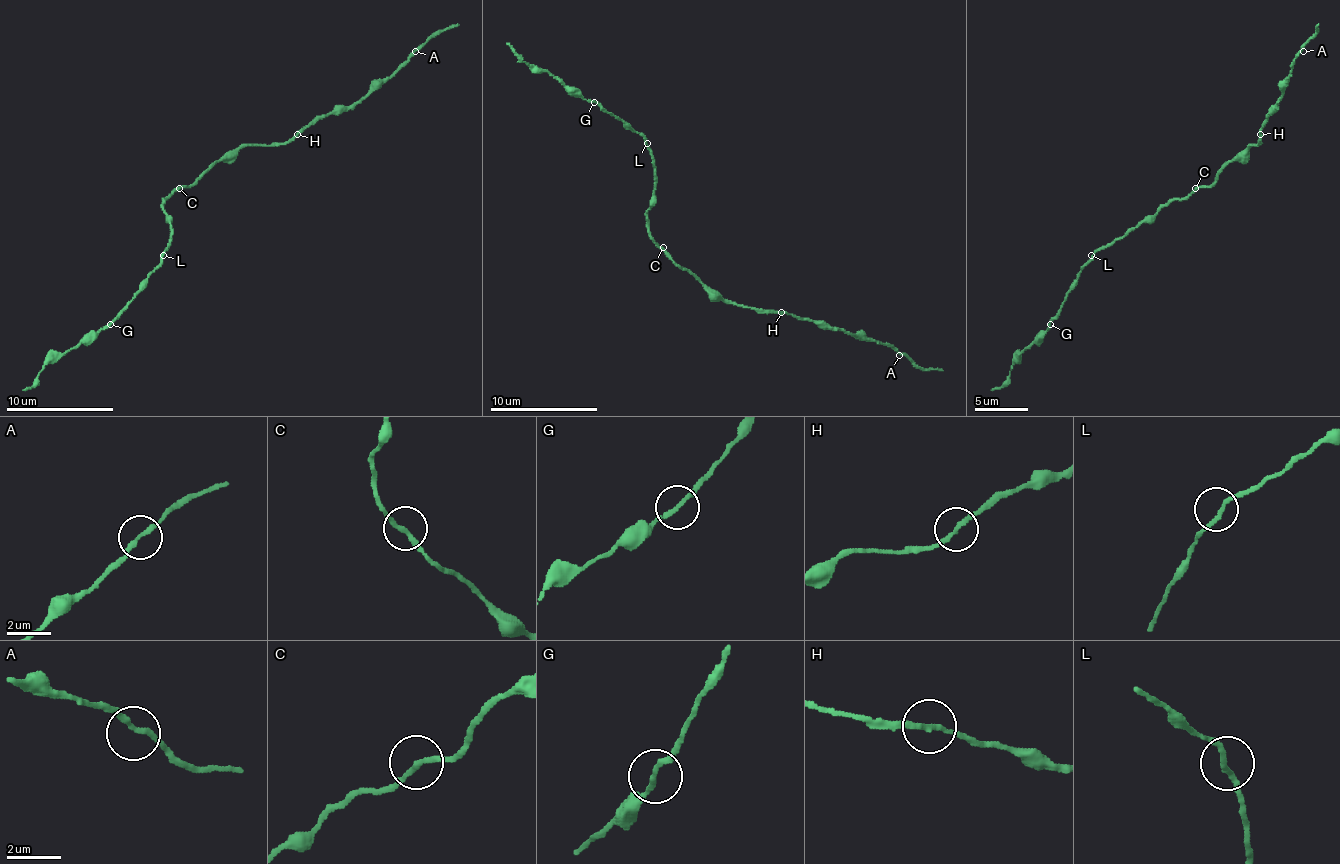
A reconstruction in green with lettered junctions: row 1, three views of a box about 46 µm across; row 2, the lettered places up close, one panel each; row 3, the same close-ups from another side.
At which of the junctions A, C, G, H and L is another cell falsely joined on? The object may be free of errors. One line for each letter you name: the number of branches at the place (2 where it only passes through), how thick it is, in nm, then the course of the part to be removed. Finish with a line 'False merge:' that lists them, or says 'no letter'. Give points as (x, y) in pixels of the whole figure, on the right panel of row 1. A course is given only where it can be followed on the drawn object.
G: 2 | 190 nm | (1050, 325), (1018, 357), (1010, 376), (991, 389)
False merge: G

